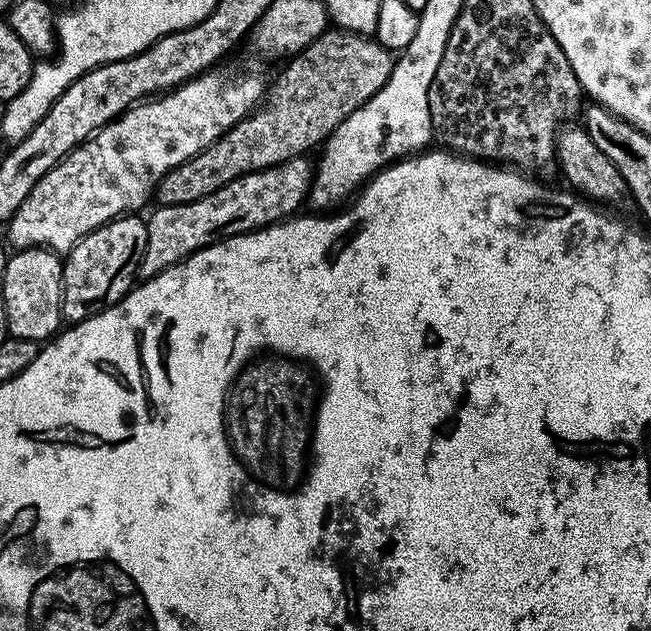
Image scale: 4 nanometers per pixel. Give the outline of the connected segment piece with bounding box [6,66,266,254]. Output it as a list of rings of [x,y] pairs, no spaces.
[[[217,66],[193,80],[177,84],[175,88],[133,104],[117,120],[111,120],[104,128],[99,128],[89,140],[79,144],[66,159],[54,166],[30,190],[26,202],[18,206],[16,213],[6,225],[8,240],[13,249],[46,248],[57,254],[67,254],[86,234],[109,224],[118,216],[136,214],[156,191],[156,184],[174,166],[192,160],[202,150],[206,150],[235,124],[244,119],[261,103],[266,92],[266,80],[256,72],[227,72],[224,66]]]

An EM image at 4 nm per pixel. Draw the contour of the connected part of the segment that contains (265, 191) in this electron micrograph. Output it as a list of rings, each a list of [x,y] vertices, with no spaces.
[[[295,156],[284,164],[275,164],[273,168],[264,168],[261,172],[251,172],[245,176],[234,178],[234,182],[226,182],[214,194],[206,194],[206,198],[198,198],[198,202],[186,202],[182,206],[160,206],[152,217],[147,217],[148,241],[146,250],[140,259],[138,276],[141,281],[149,280],[162,270],[174,266],[179,260],[185,260],[190,254],[202,250],[206,246],[216,244],[227,236],[240,236],[244,232],[254,232],[257,228],[266,228],[269,224],[278,224],[301,211],[300,203],[308,200],[308,189],[312,186],[314,168],[307,164],[304,156]]]

